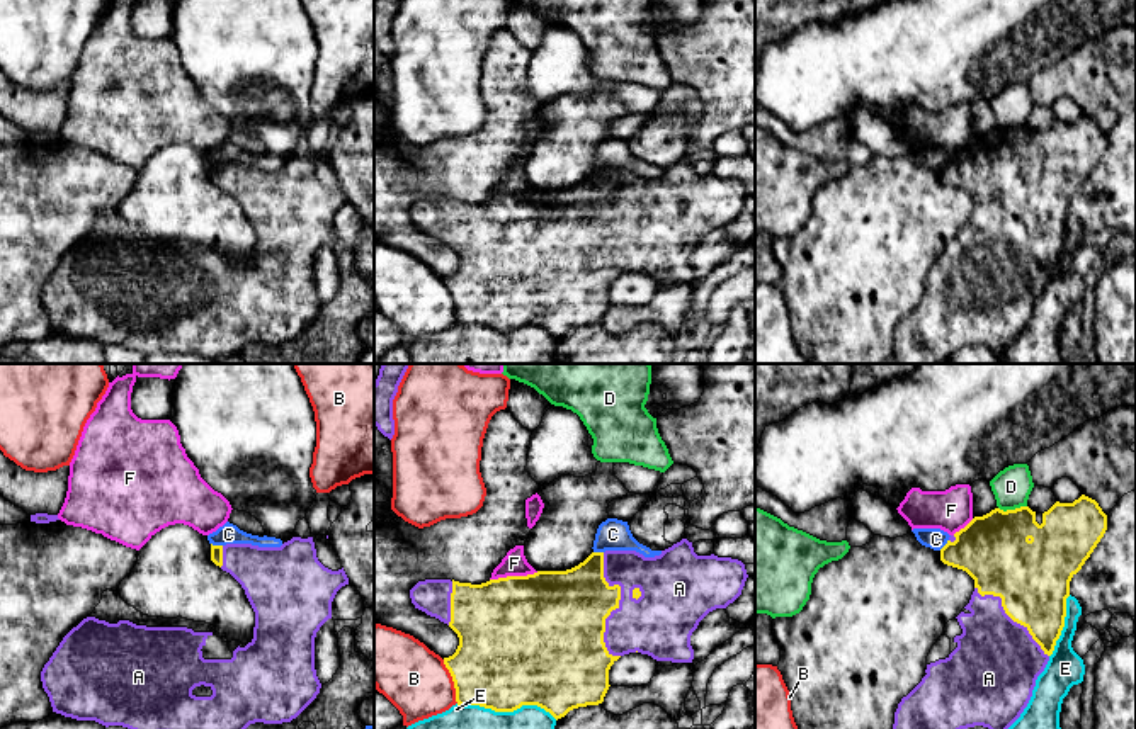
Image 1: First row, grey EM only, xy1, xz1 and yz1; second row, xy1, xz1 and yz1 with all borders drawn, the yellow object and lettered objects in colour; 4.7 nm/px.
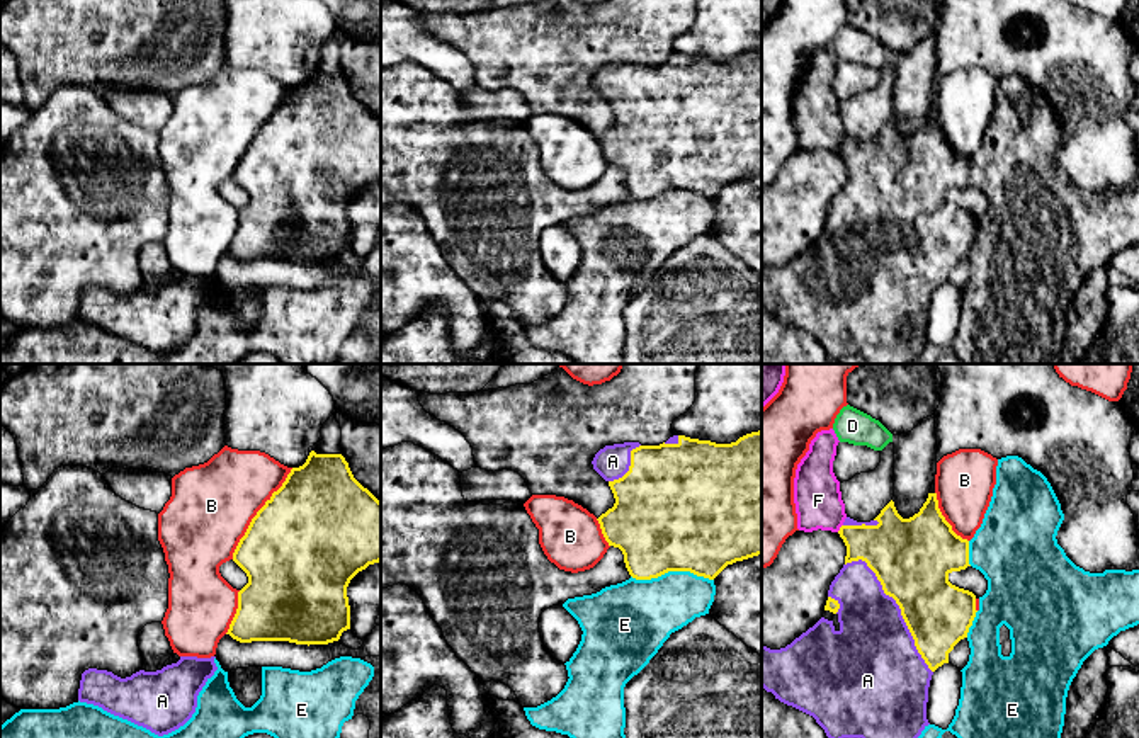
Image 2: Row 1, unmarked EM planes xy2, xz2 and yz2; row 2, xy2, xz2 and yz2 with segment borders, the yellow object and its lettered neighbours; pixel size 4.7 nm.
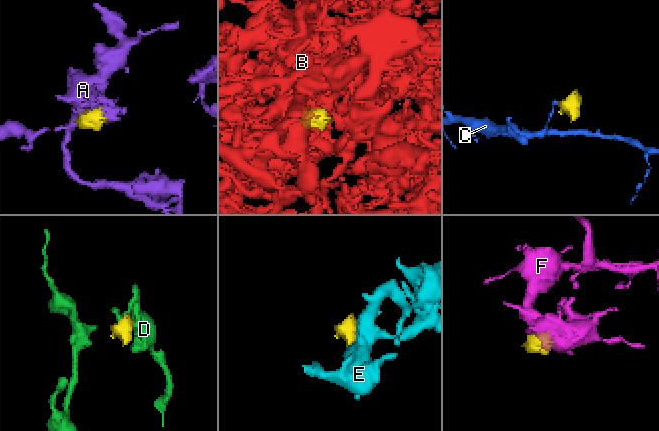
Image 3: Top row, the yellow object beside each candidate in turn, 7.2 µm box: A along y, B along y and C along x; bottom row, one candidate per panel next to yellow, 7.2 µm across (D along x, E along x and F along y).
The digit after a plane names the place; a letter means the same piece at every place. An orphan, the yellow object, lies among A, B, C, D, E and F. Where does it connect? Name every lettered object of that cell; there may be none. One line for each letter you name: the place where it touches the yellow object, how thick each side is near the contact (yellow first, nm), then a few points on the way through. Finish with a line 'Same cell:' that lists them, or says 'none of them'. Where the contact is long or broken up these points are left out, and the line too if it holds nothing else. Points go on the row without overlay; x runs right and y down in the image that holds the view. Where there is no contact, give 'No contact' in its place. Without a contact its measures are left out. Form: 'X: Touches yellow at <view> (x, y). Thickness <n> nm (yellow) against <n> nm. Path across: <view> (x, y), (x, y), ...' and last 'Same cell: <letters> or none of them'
A: Touches yellow at yz2 (900, 227). Thickness 380 nm (yellow) against 400 nm
Same cell: A

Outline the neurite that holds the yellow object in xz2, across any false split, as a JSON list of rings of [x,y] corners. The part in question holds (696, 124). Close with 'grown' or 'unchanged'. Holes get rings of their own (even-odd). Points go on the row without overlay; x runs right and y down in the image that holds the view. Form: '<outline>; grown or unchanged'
[[[762,48],[731,63],[673,54],[660,65],[605,65],[592,83],[615,117],[614,126],[597,139],[609,165],[622,170],[632,197],[651,199],[668,190],[690,190],[714,199],[728,184],[762,173]]]; grown

